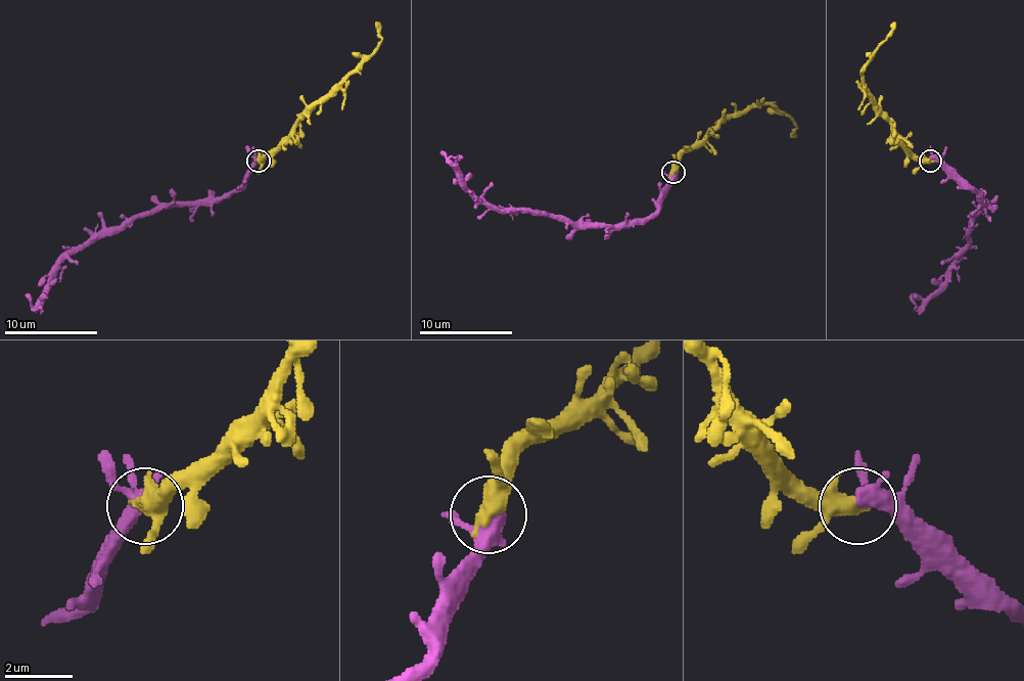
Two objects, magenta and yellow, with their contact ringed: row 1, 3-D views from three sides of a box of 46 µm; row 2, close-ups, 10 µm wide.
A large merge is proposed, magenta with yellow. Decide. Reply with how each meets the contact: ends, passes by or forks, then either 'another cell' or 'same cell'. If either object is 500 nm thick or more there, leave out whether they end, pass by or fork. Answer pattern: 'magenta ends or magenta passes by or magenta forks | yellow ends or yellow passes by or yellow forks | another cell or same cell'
magenta forks | yellow passes by | same cell

